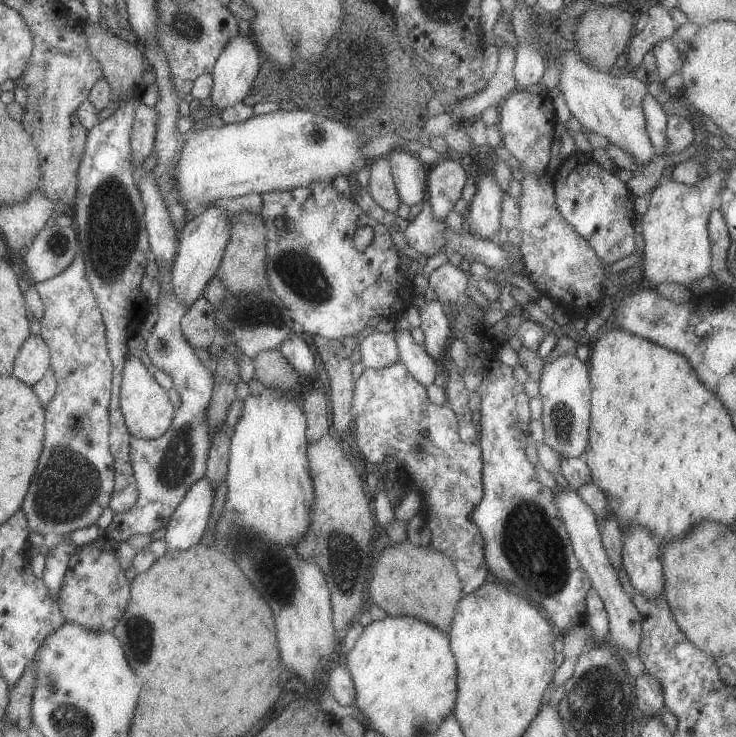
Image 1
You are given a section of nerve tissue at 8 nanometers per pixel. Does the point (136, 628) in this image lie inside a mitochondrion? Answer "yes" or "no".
yes

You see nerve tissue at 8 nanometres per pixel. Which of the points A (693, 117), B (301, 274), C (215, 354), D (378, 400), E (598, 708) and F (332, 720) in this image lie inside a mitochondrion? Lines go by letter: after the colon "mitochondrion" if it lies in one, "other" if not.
A: other
B: mitochondrion
C: other
D: mitochondrion
E: mitochondrion
F: other

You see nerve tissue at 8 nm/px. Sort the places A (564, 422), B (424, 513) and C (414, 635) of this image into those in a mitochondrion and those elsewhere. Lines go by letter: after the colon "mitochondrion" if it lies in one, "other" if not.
A: mitochondrion
B: other
C: other

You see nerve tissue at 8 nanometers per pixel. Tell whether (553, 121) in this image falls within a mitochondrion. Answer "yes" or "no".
no

